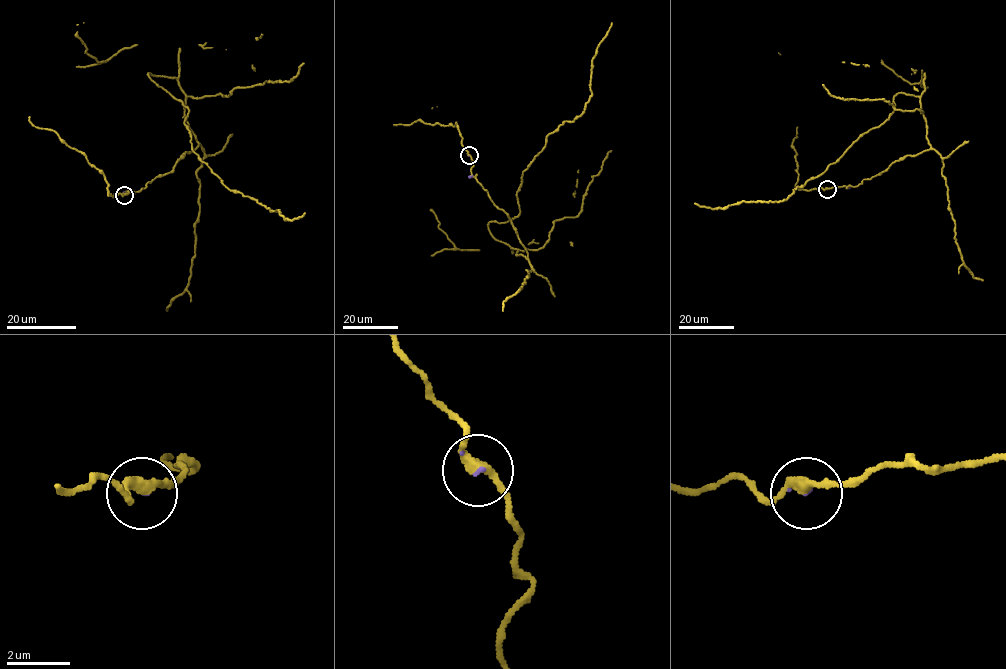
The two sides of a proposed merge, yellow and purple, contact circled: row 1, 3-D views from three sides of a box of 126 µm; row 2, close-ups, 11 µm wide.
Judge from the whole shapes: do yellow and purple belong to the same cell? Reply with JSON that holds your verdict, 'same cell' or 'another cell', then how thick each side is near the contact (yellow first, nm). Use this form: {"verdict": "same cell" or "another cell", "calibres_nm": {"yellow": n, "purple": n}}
{"verdict": "same cell", "calibres_nm": {"yellow": 320, "purple": 70}}

